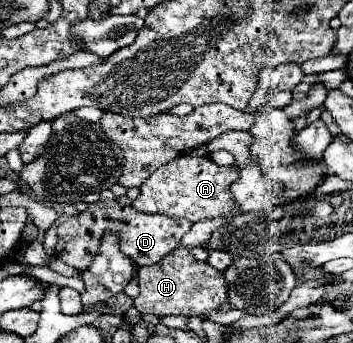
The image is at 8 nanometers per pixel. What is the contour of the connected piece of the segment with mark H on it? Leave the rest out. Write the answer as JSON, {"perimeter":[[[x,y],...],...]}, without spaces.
{"perimeter":[[[176,248],[154,266],[142,266],[138,270],[138,286],[140,294],[134,300],[136,310],[140,314],[156,314],[156,316],[170,316],[170,314],[198,316],[206,310],[220,308],[226,302],[228,292],[222,272],[216,272],[206,262],[194,260],[190,250],[186,248]]]}

